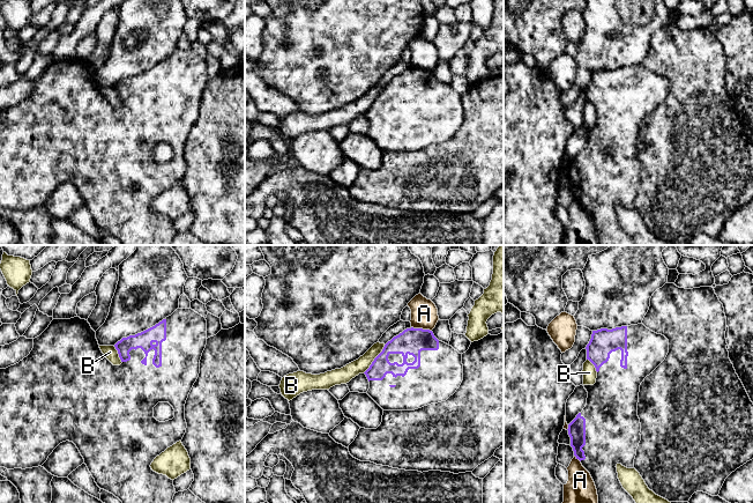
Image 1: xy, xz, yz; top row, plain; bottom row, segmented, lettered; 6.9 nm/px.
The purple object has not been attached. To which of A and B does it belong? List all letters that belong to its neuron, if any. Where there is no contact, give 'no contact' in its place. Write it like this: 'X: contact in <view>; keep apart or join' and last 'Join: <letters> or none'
A: contact in xz; keep apart
B: contact in xz; keep apart
Join: none

